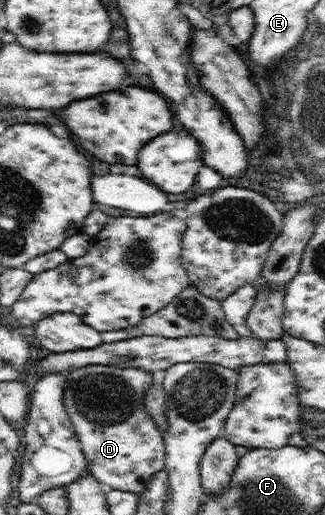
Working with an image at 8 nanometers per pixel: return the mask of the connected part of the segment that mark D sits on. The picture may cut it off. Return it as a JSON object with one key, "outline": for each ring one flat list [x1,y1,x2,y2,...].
{"outline":[[88,365,74,368,64,387,64,404,90,472,107,489,142,493,153,476,165,468,166,450,163,434,144,404,145,392,151,387,156,374,133,366]]}

